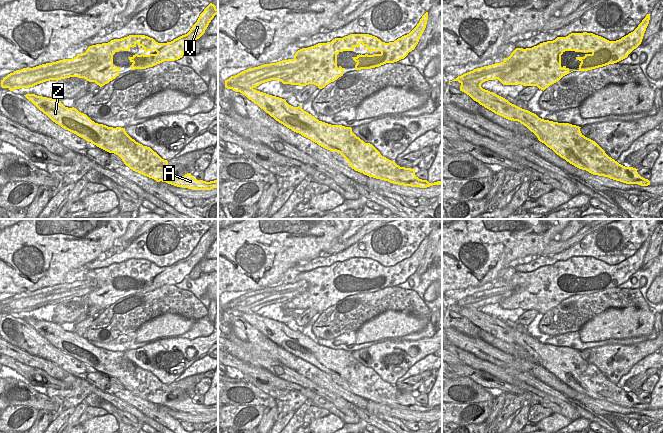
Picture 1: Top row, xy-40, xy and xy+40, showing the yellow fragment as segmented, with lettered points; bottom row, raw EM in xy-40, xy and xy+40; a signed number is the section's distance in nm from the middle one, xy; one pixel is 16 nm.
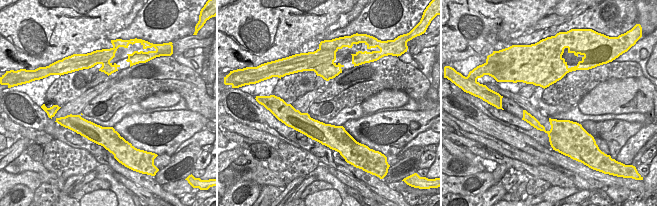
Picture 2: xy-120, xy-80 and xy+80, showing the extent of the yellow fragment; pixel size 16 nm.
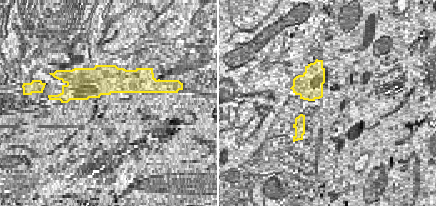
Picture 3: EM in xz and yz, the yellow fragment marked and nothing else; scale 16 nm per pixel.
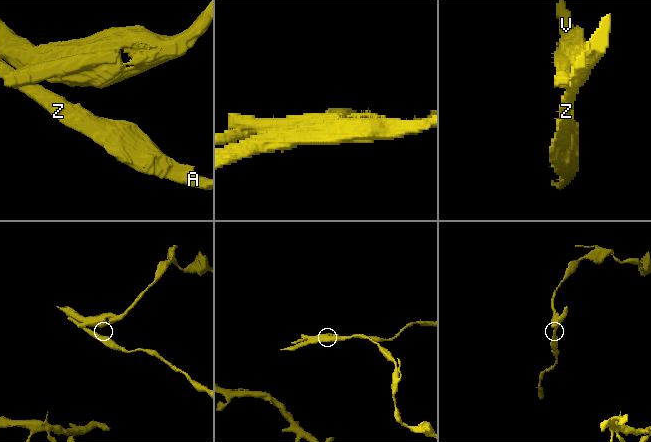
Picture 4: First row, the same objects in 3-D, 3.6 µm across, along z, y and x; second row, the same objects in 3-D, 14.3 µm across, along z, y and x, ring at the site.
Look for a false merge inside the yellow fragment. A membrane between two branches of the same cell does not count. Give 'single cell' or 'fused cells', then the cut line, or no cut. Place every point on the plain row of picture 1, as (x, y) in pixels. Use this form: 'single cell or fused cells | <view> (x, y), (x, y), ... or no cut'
fused cells | xy+40 (504, 286), (509, 294), (498, 303)

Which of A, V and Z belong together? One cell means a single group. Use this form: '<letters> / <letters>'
A Z / V

